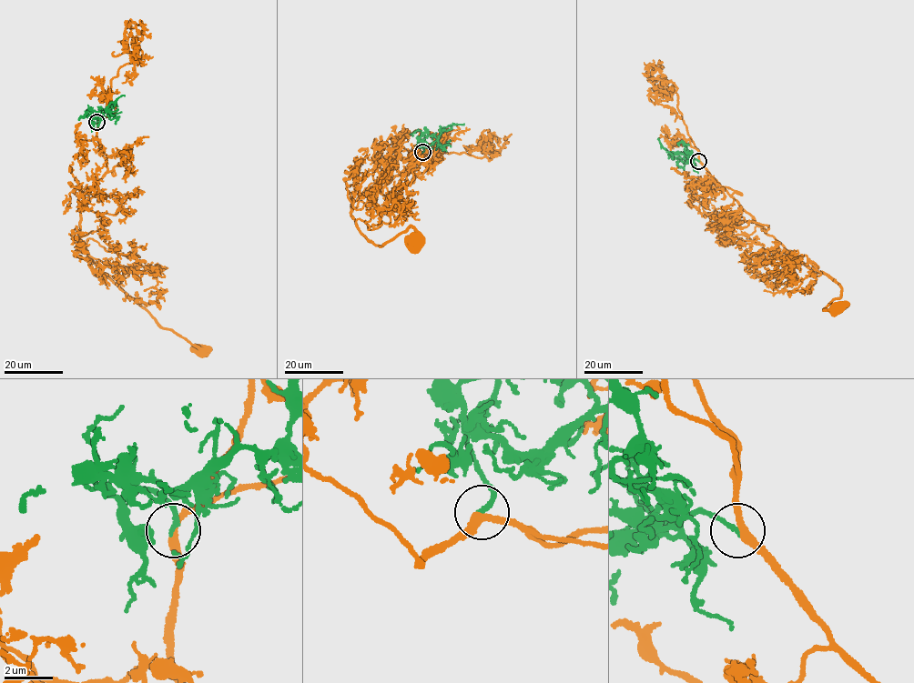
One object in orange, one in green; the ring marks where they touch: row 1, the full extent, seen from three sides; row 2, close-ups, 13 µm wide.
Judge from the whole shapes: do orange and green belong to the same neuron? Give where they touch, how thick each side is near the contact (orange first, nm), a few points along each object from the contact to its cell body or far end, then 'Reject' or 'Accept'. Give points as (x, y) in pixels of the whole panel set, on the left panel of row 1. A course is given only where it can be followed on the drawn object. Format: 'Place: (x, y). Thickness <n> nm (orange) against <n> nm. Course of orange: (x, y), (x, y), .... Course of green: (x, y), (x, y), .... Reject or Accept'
Place: (96, 122). Thickness 280 nm (orange) against 190 nm. Course of orange: (97, 122), (107, 169), (96, 183), (96, 195), (80, 210), (80, 239), (88, 257), (161, 326), (200, 348). Course of green: (97, 122), (92, 116), (101, 115), (111, 102), (124, 95). Accept

